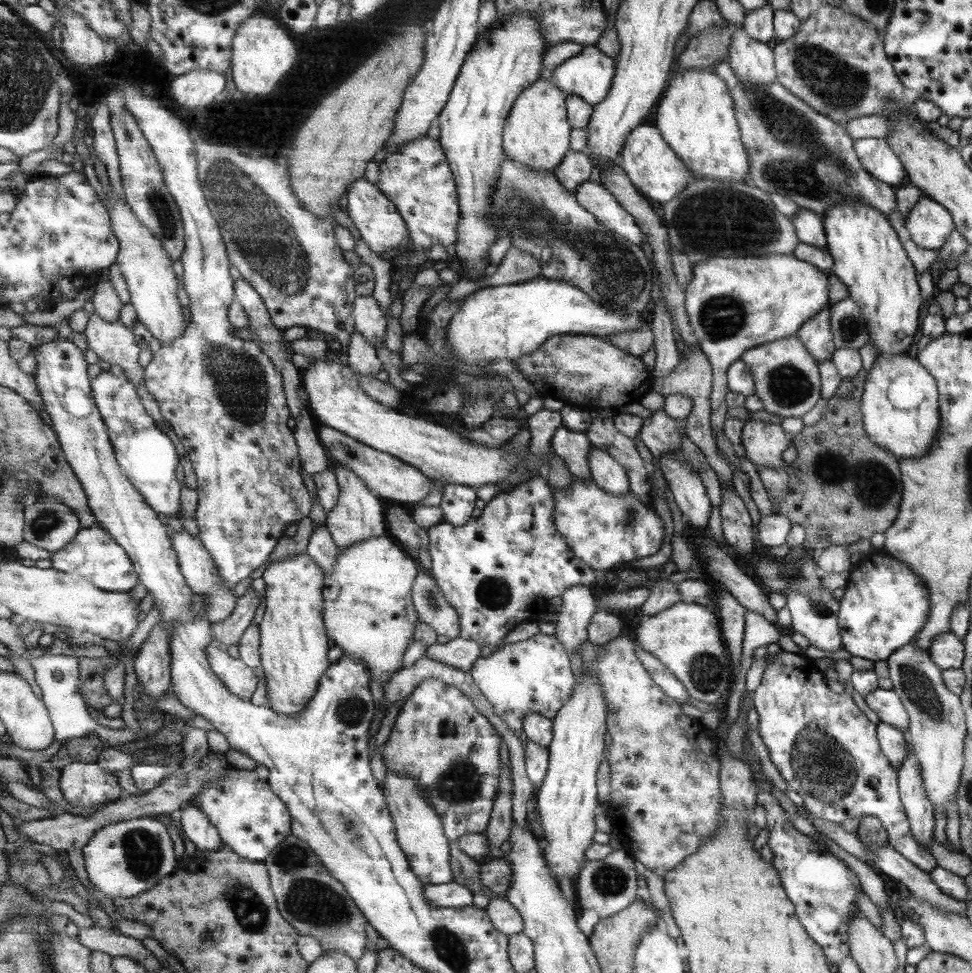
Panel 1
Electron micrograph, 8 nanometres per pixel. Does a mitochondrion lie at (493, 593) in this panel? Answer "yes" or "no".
yes

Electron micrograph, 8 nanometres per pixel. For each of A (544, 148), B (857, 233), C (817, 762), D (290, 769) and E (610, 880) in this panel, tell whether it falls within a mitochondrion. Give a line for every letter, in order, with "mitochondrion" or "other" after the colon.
A: other
B: other
C: mitochondrion
D: other
E: mitochondrion

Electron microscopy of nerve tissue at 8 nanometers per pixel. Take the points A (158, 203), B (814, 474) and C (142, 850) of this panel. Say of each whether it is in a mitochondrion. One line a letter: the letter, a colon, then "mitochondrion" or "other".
A: mitochondrion
B: mitochondrion
C: mitochondrion

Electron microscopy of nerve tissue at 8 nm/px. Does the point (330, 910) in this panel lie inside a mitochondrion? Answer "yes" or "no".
yes

